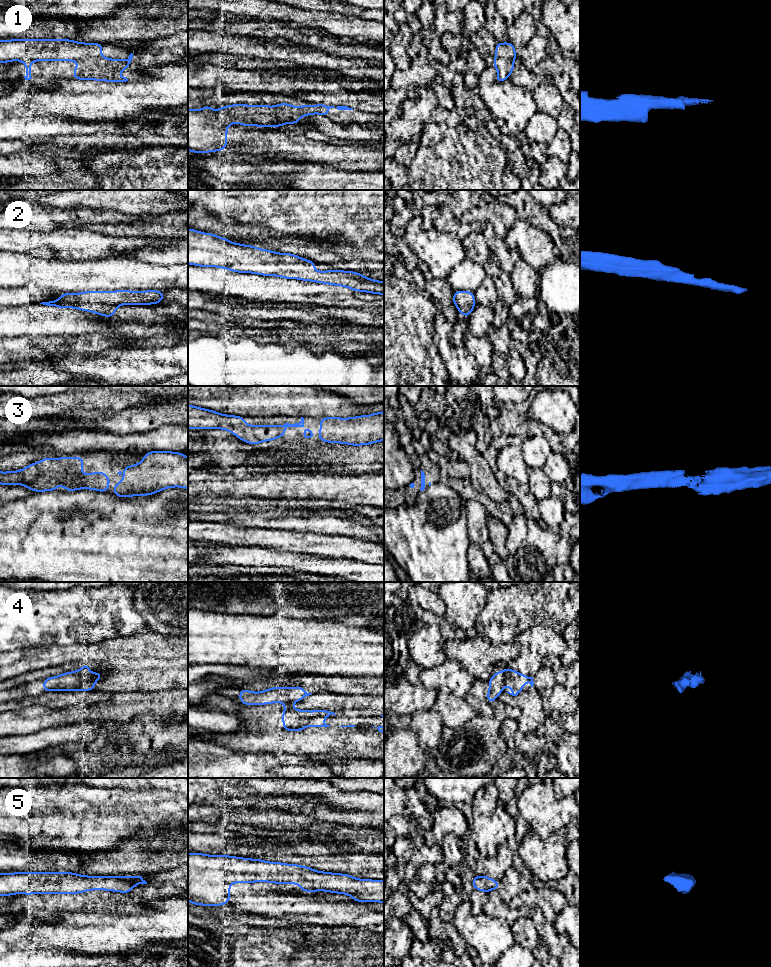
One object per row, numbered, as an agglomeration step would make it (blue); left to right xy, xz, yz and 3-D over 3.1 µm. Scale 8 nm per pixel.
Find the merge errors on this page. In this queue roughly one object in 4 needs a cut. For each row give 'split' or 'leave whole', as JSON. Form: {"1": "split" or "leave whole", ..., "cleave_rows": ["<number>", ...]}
{"1": "split", "2": "leave whole", "3": "leave whole", "4": "split", "5": "leave whole", "cleave_rows": ["1", "4"]}

